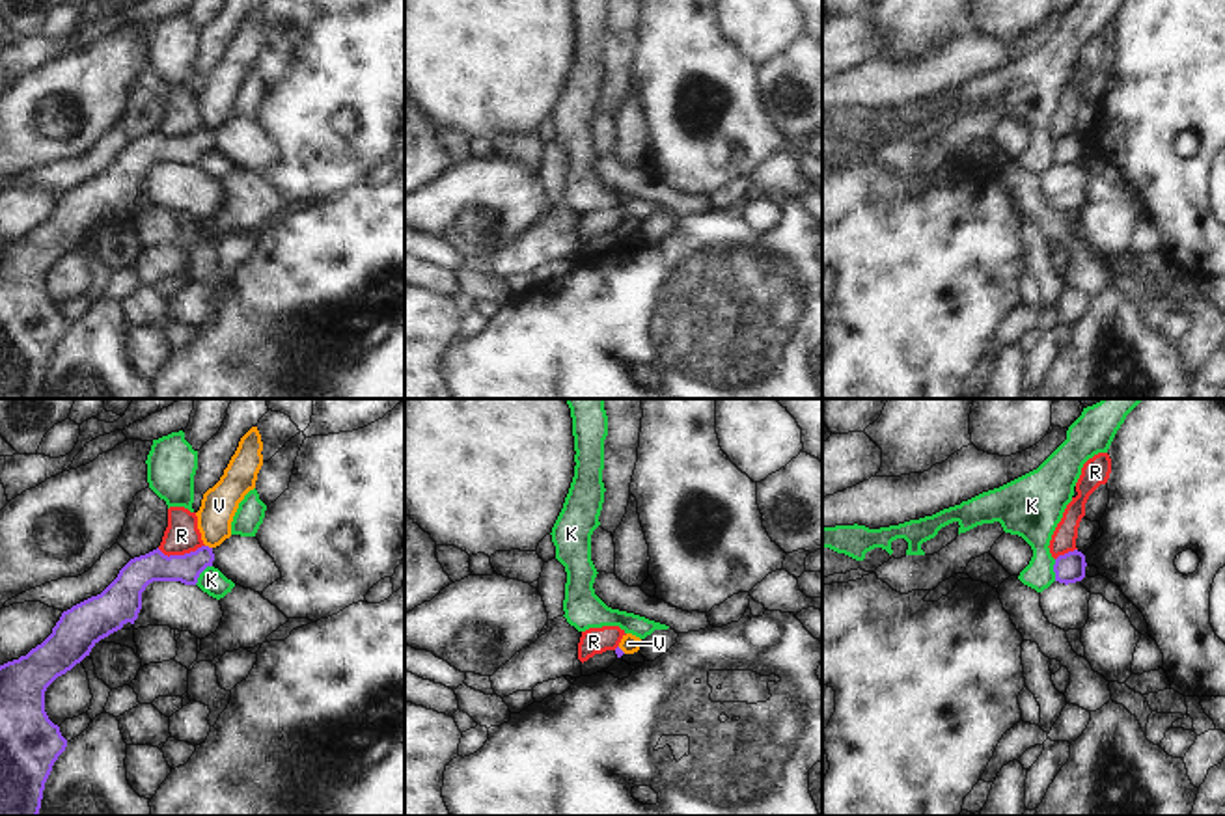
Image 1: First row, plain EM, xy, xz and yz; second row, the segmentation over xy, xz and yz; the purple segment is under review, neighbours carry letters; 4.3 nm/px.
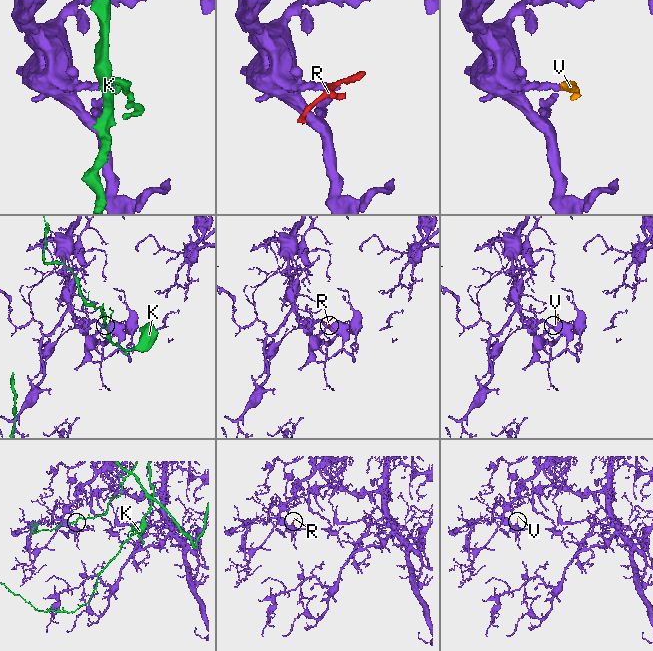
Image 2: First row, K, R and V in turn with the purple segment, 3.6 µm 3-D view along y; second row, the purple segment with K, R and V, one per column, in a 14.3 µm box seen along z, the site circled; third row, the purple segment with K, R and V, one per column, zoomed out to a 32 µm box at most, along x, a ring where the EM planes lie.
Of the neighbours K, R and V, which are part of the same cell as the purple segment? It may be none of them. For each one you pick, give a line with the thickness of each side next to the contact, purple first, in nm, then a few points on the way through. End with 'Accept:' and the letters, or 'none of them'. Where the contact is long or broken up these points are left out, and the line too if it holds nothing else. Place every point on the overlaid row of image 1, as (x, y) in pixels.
V: 130/160 nm | across xy (153, 567), (189, 567), (207, 546), (219, 505)
Accept: V

